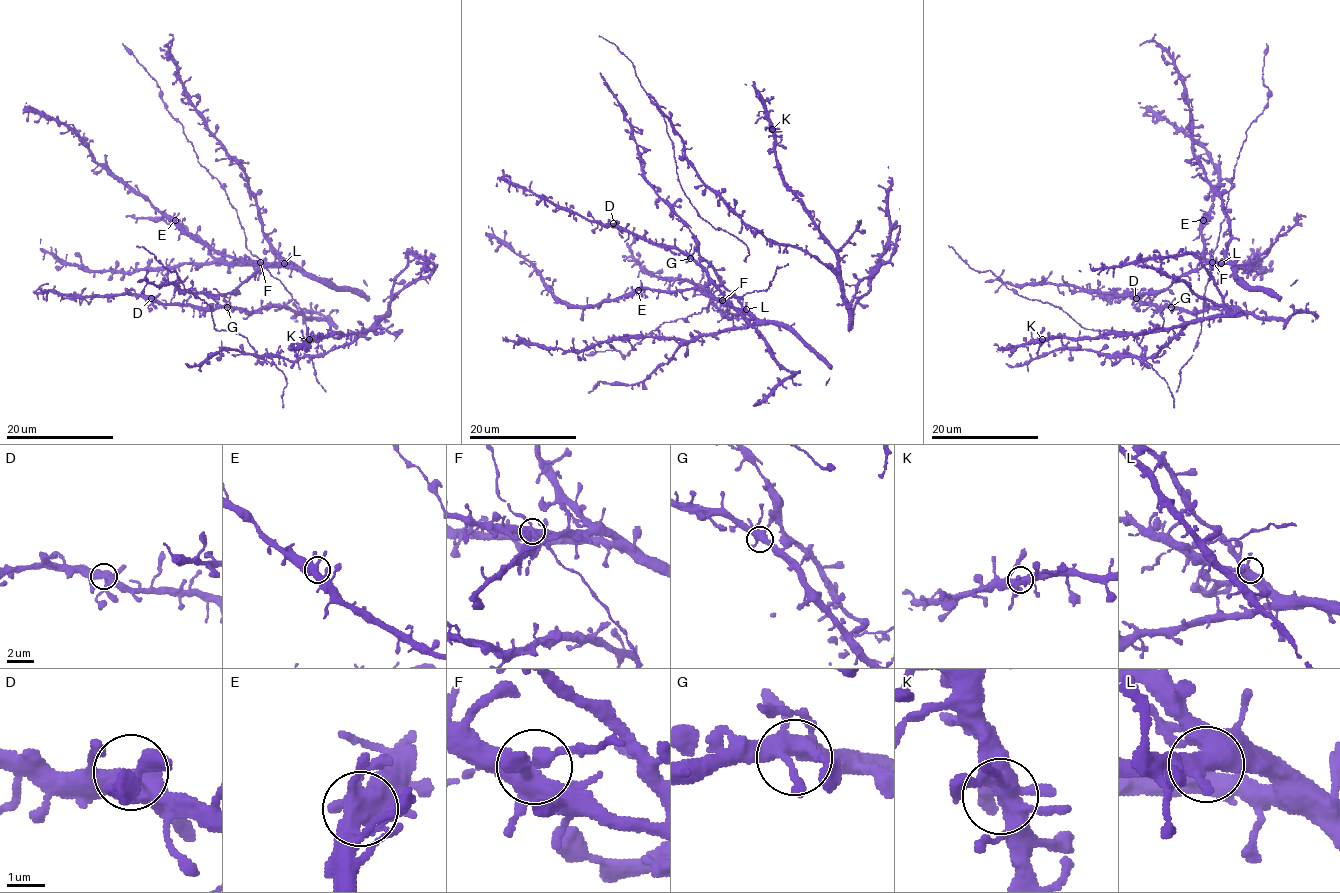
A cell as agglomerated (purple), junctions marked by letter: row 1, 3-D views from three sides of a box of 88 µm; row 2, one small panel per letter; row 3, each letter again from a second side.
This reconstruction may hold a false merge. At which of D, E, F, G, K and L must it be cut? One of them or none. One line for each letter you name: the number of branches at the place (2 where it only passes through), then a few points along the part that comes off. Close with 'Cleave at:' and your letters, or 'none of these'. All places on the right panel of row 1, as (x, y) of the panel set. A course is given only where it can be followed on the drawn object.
Cleave at: none of these

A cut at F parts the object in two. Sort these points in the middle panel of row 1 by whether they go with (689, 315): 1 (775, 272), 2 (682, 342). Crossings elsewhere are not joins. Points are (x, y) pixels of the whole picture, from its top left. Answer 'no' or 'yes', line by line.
1: no
2: no

